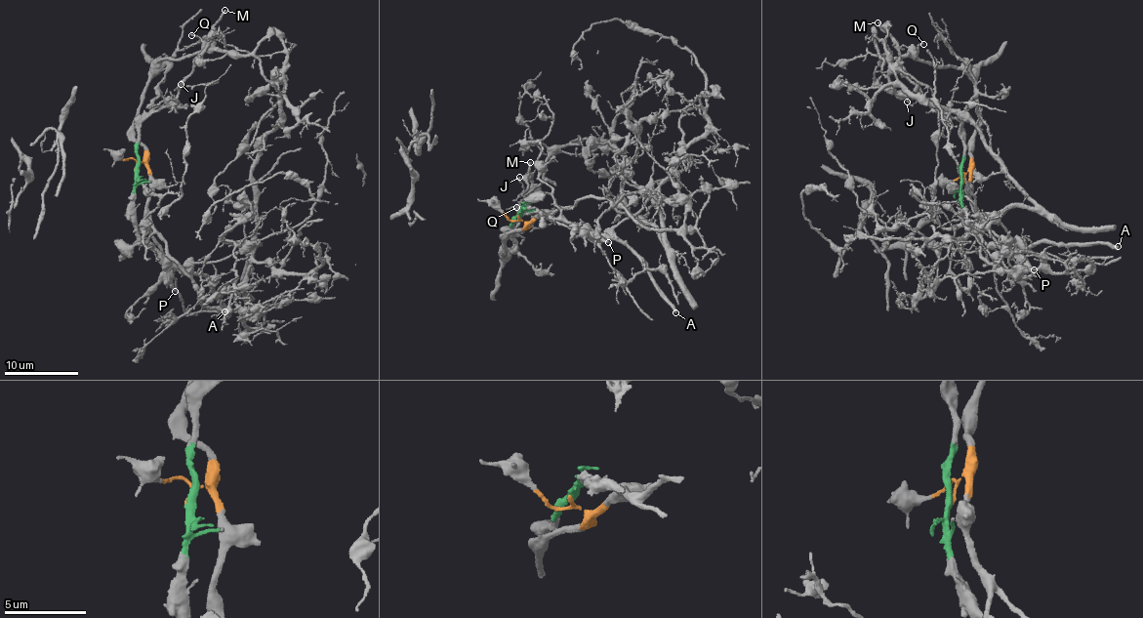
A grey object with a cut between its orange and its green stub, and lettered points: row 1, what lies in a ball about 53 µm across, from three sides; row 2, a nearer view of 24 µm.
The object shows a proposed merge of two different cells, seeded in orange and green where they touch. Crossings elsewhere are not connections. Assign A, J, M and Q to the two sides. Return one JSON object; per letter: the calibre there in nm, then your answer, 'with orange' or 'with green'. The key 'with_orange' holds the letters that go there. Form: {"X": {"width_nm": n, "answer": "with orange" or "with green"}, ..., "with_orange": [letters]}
{"A": {"width_nm": 400, "answer": "with green"}, "J": {"width_nm": 120, "answer": "with green"}, "M": {"width_nm": 240, "answer": "with green"}, "Q": {"width_nm": 160, "answer": "with orange"}, "with_orange": ["Q"]}

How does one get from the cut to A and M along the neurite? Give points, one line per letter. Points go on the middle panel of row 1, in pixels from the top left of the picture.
A: (517, 217), (527, 206), (534, 207), (555, 220), (619, 237), (638, 258), (662, 298), (676, 312)
M: (517, 217), (507, 231), (518, 223), (528, 202), (523, 192), (530, 162)

